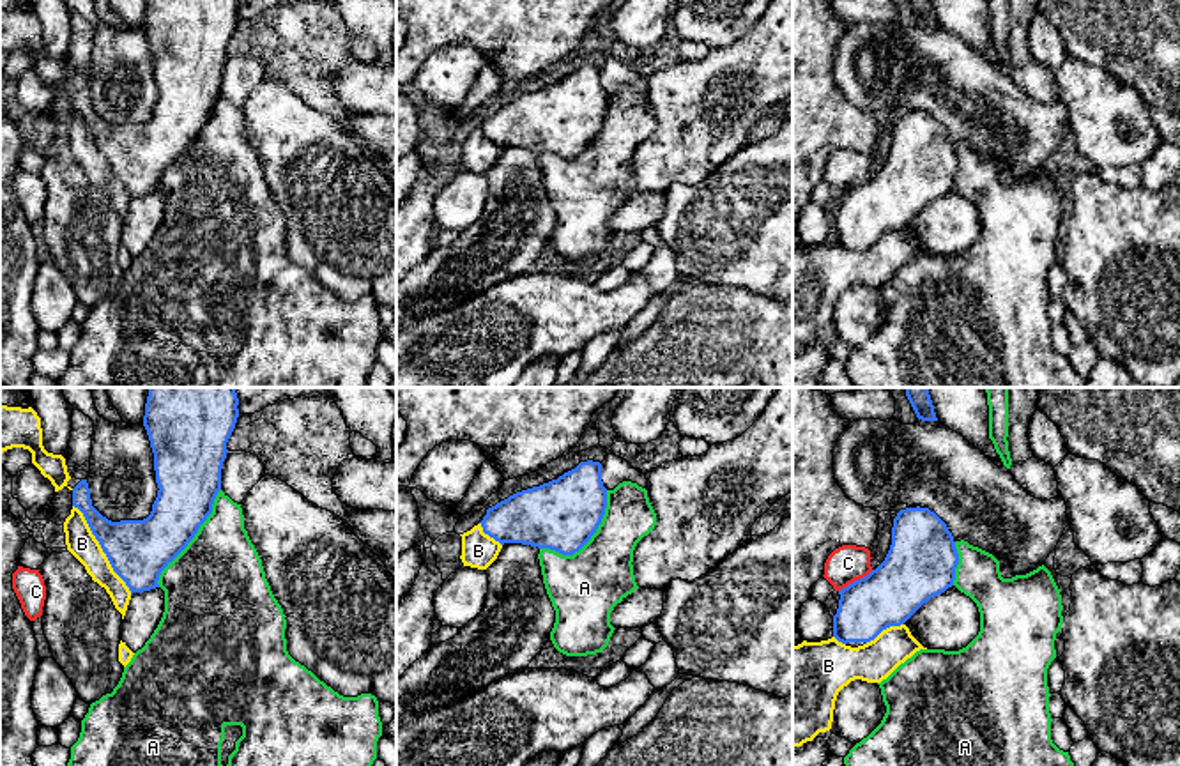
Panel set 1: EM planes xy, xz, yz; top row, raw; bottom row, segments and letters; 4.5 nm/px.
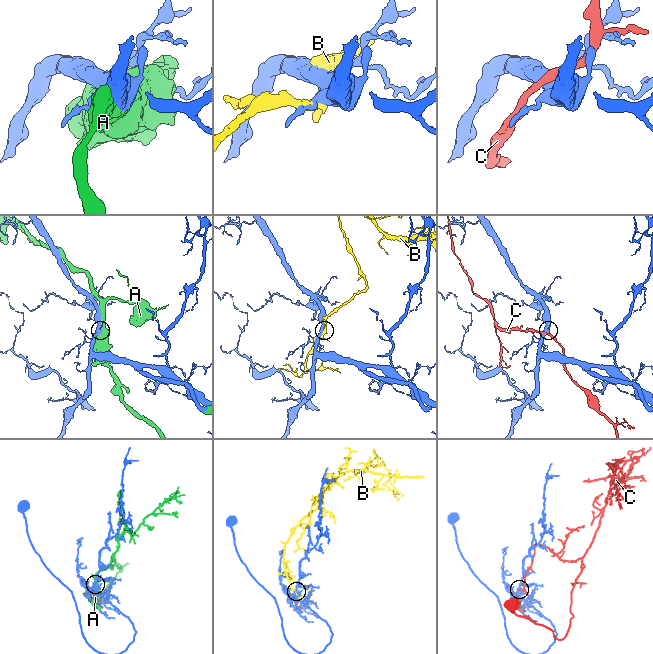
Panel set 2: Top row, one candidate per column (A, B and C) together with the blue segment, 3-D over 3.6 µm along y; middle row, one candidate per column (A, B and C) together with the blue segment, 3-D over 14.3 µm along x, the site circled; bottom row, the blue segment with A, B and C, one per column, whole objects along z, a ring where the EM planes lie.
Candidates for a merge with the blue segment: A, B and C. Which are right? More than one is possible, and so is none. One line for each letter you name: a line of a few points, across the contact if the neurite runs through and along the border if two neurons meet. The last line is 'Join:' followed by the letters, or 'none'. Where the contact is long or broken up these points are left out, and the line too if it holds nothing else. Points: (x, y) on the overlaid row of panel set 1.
Join: A

